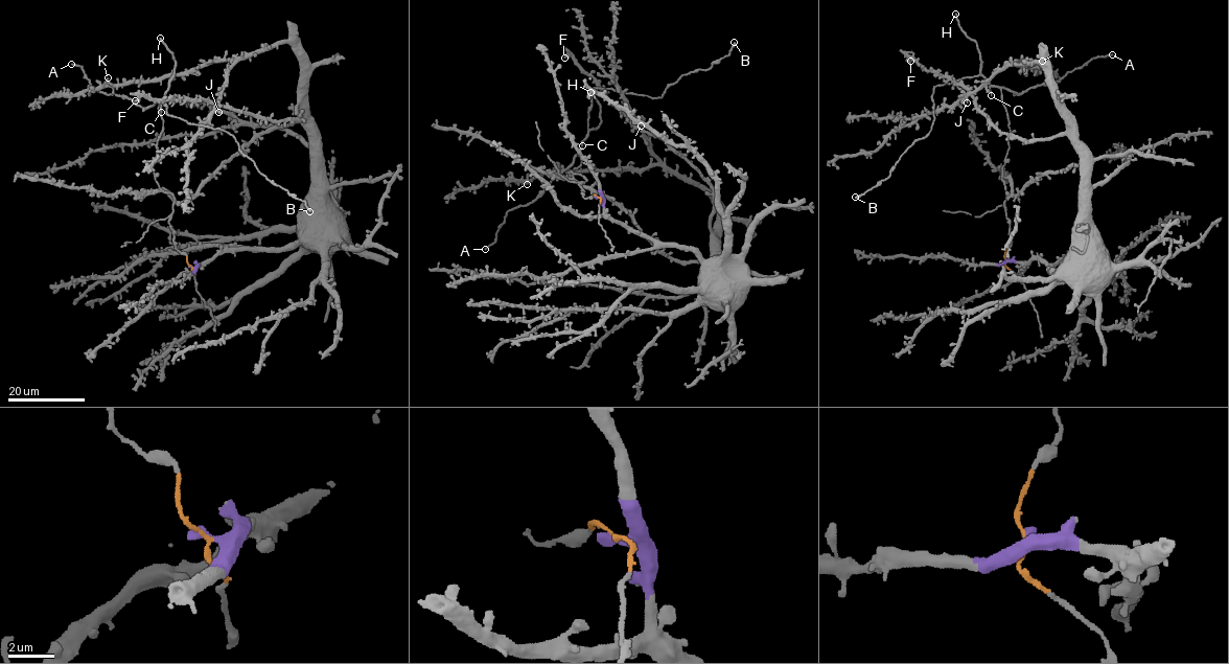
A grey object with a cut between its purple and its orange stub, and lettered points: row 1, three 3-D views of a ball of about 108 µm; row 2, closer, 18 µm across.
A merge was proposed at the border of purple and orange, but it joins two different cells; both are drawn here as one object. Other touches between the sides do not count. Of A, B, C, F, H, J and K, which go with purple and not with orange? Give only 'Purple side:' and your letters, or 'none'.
Purple side: F, J, K

